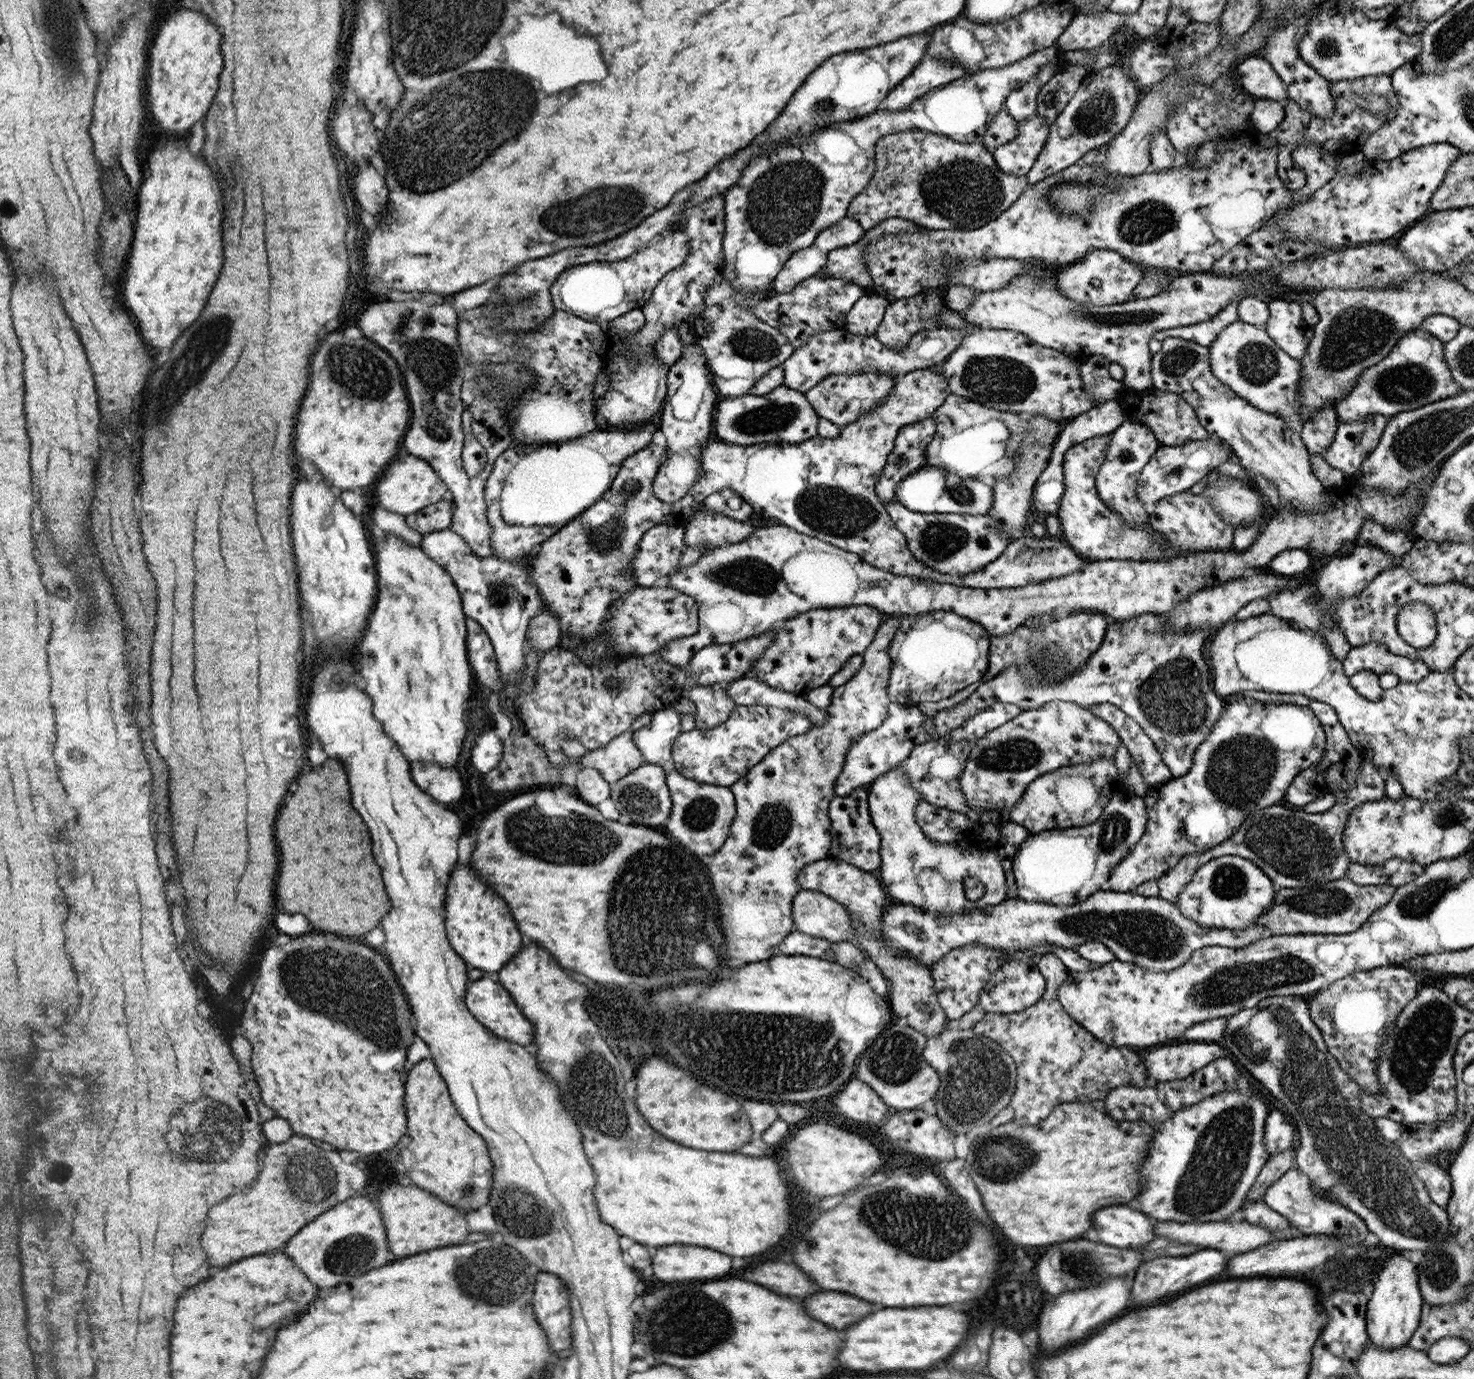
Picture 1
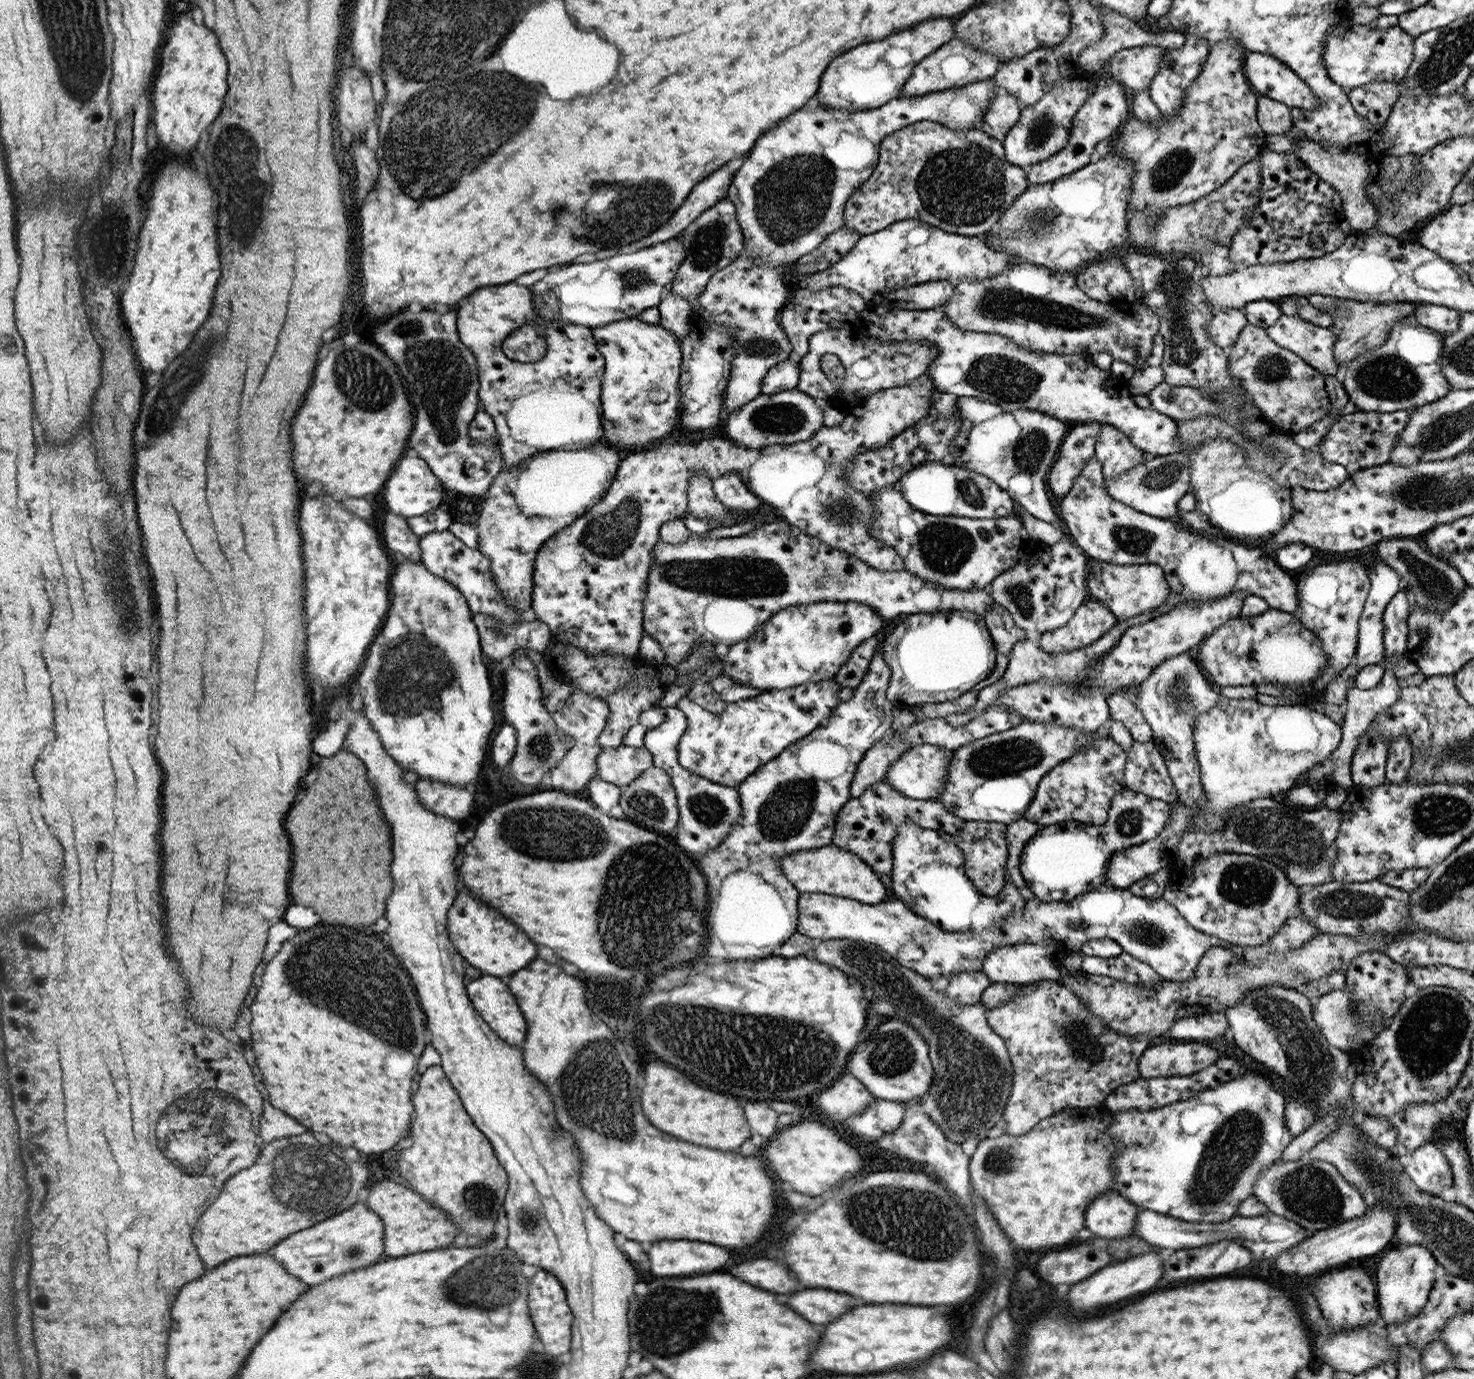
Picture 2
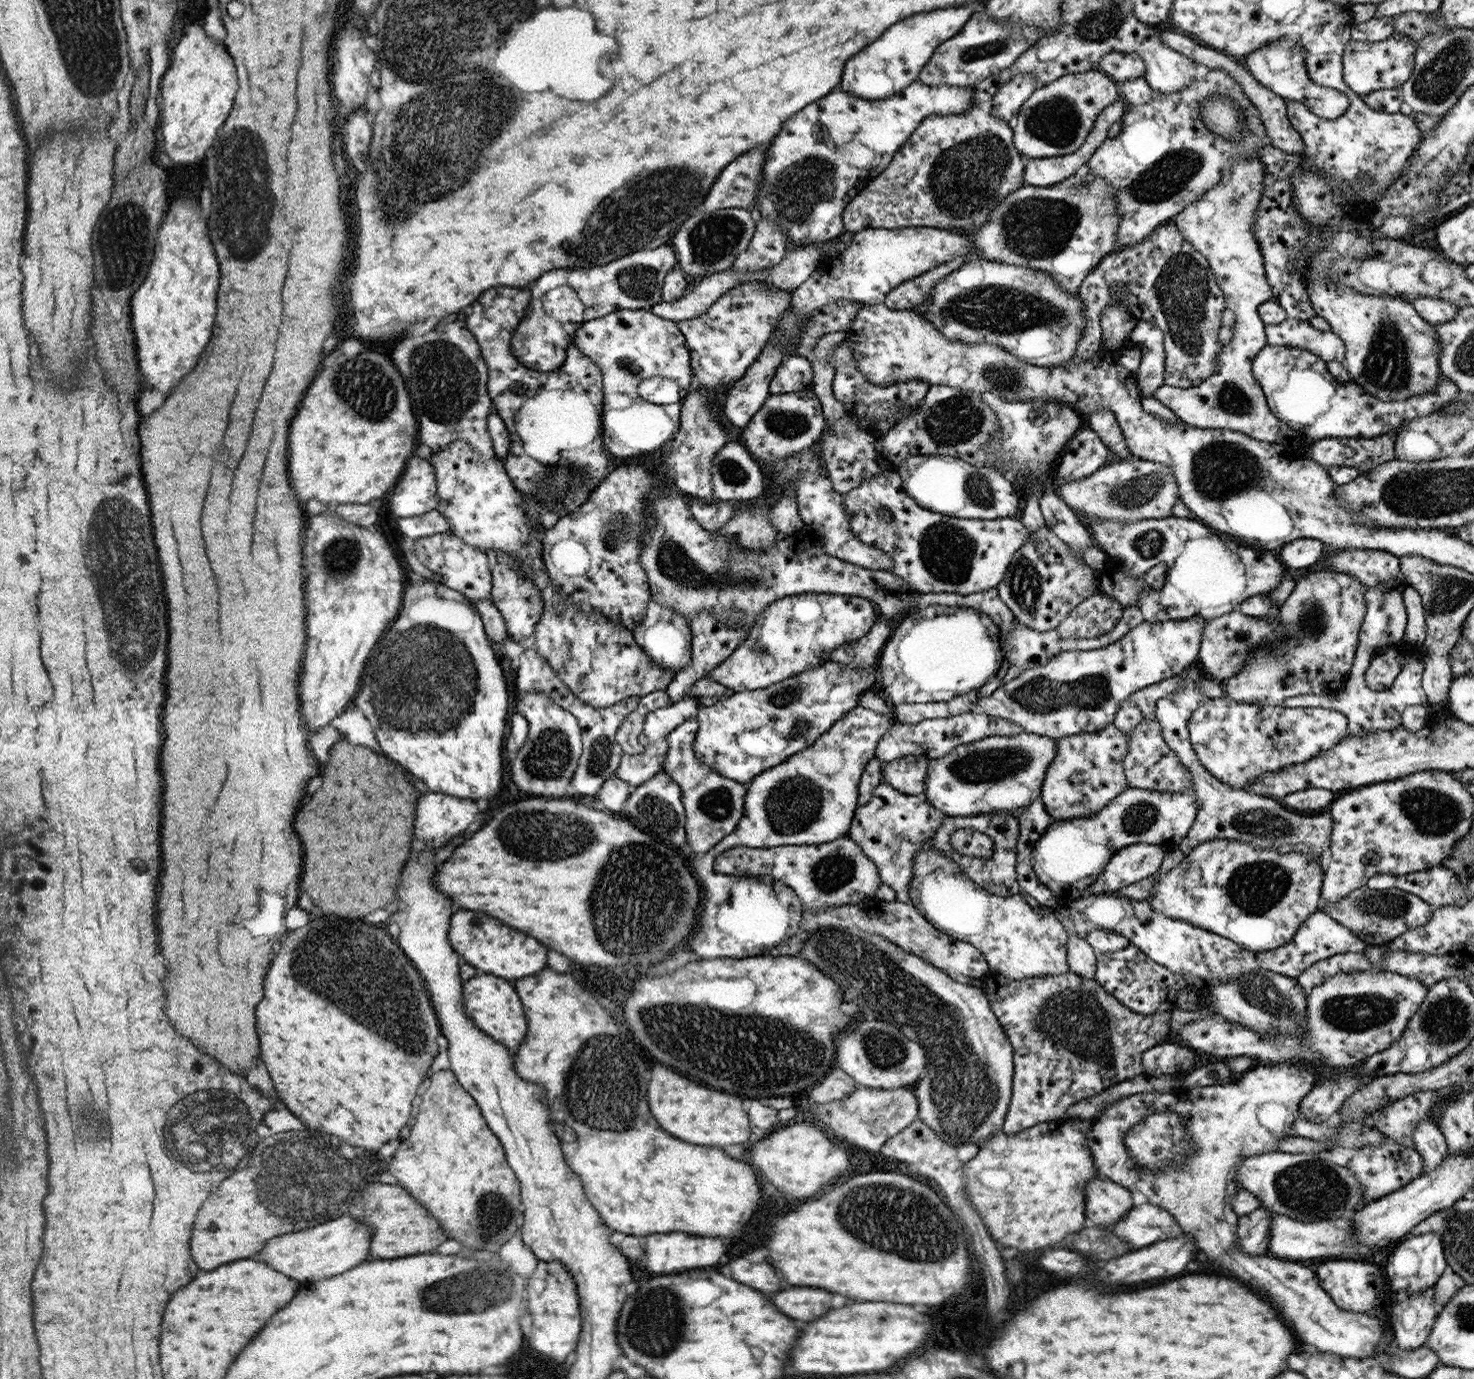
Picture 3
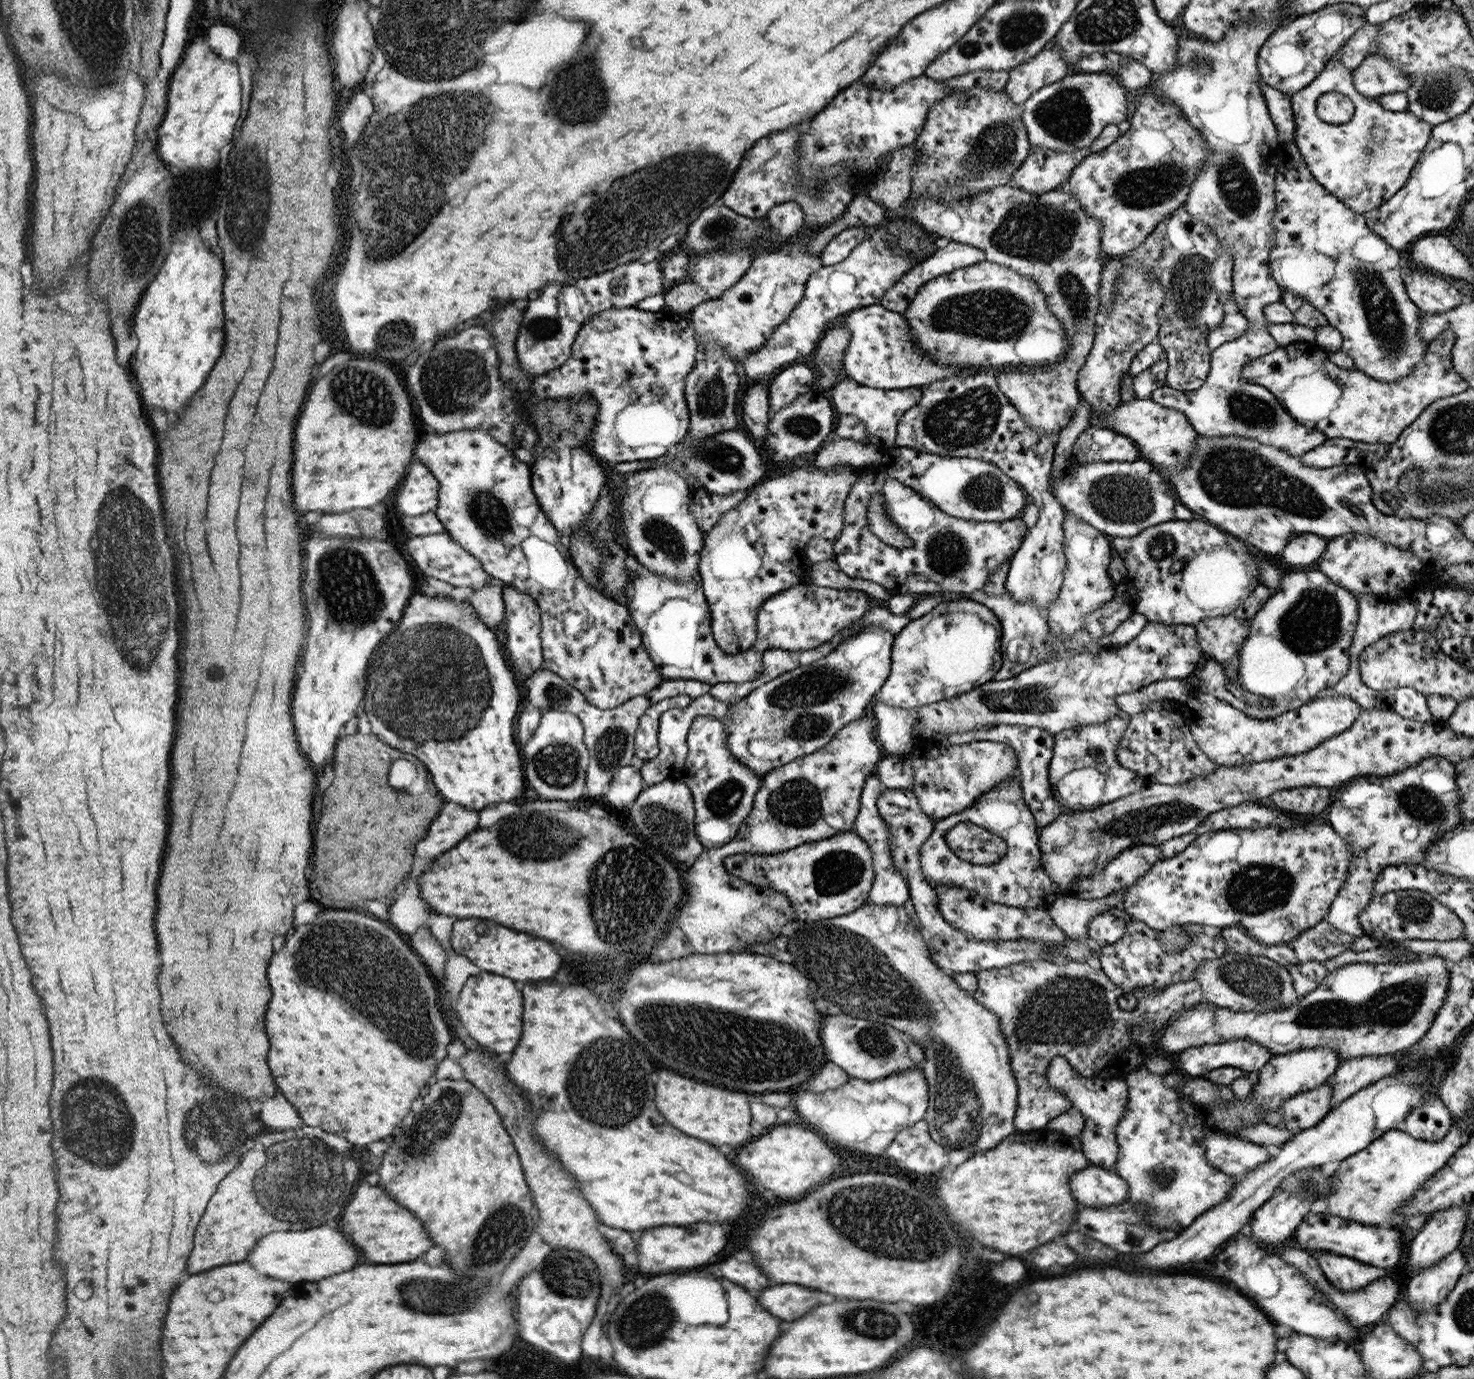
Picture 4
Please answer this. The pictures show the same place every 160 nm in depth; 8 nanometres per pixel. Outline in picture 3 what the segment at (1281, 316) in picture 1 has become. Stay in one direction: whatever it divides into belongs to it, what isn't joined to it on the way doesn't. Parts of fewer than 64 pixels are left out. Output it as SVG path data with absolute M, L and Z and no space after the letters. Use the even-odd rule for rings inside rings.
M1286 318L1280 324L1265 326L1267 344L1302 348L1319 356L1326 362L1344 363L1345 346L1343 340L1332 332L1316 330L1309 321Z

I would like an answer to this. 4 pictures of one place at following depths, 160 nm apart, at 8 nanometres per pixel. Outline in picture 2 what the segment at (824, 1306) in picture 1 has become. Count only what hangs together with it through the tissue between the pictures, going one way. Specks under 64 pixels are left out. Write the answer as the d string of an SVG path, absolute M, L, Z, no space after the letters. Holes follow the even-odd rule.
M802 1290L788 1298L788 1306L794 1306L802 1318L810 1318L814 1324L828 1324L854 1308L854 1300L830 1290Z

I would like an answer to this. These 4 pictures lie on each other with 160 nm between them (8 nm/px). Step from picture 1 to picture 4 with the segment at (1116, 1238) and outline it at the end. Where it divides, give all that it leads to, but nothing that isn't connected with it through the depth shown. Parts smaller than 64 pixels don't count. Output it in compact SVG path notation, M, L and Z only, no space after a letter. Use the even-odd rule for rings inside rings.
M1092 1164L1072 1176L1070 1188L1074 1198L1084 1206L1120 1205L1129 1198L1129 1186L1120 1175Z

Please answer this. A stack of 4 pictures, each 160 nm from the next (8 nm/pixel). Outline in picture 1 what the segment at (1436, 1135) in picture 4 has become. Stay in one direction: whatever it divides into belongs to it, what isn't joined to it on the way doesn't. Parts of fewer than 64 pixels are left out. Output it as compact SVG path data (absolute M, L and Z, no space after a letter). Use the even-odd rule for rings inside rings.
M1420 1160L1422 1167L1415 1171L1417 1177L1425 1184L1432 1202L1444 1209L1450 1201L1453 1191L1449 1171L1442 1170L1436 1160Z

